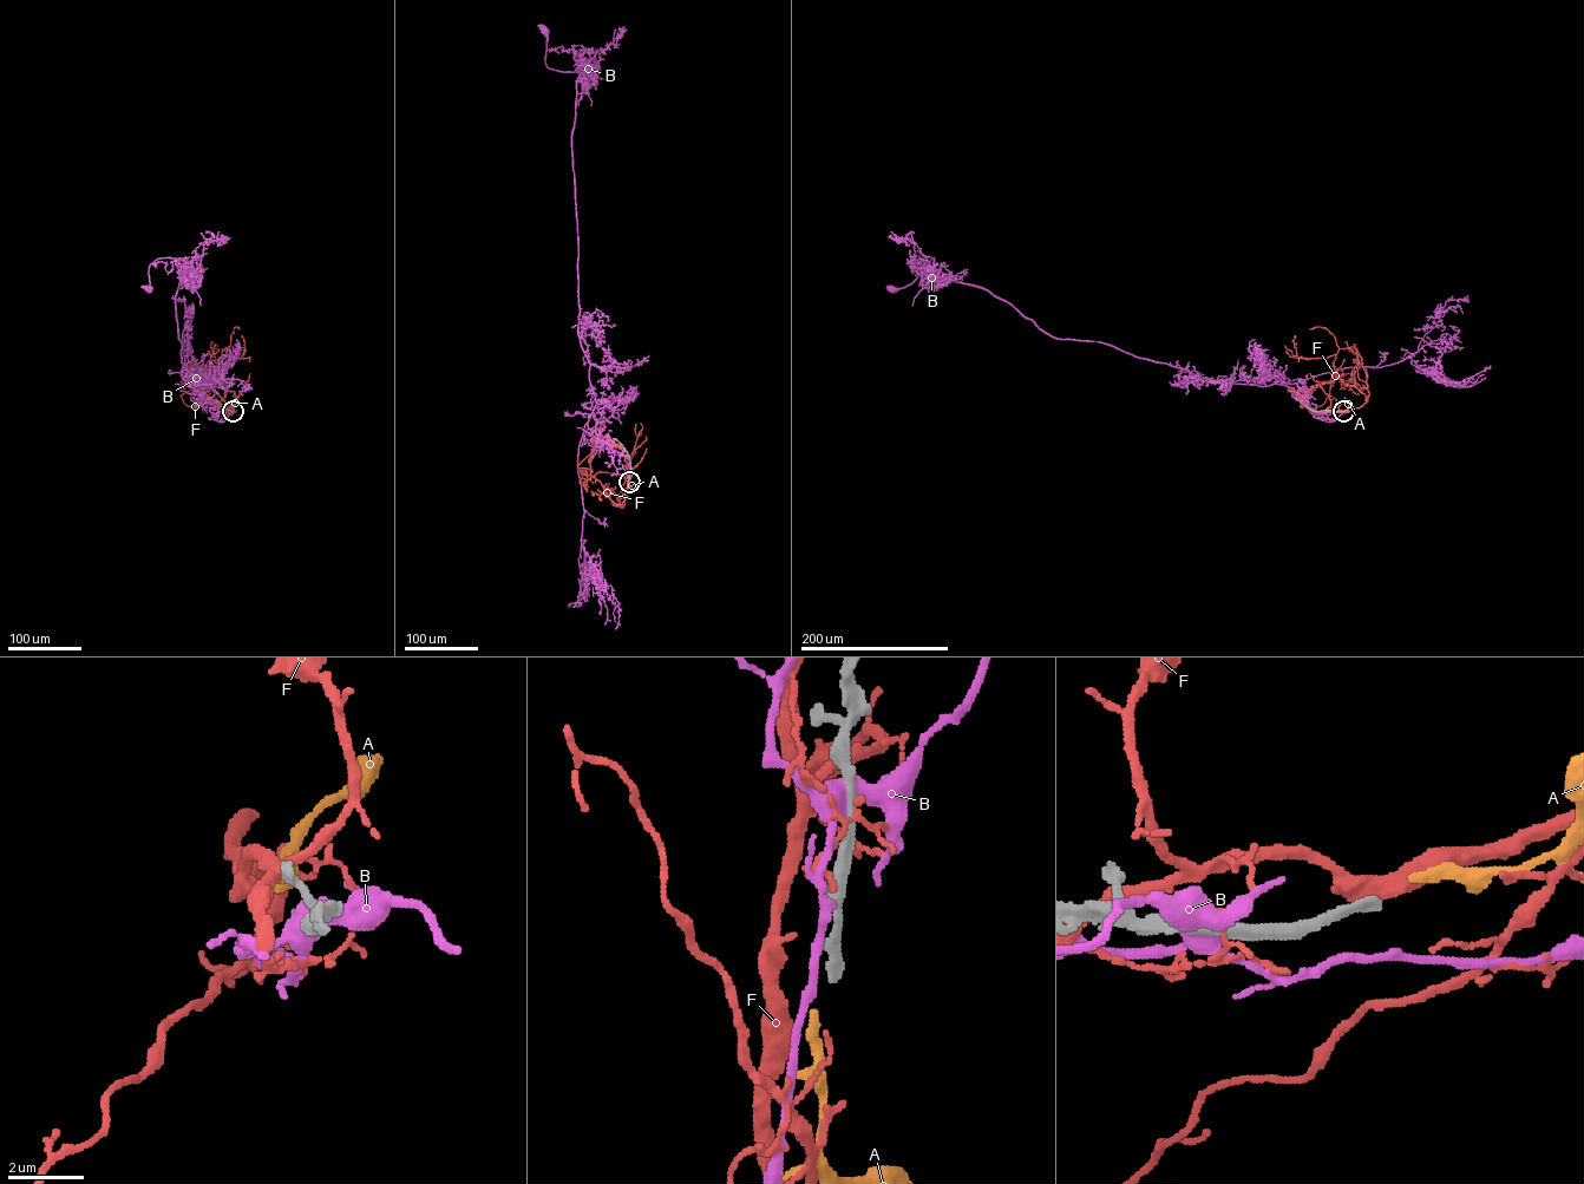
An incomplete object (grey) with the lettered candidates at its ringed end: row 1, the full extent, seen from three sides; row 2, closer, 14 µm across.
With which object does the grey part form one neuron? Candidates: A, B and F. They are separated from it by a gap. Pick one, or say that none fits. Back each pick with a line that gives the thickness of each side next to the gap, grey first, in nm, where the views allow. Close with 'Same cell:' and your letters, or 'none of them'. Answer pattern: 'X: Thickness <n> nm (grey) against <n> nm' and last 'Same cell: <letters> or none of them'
Same cell: none of them

